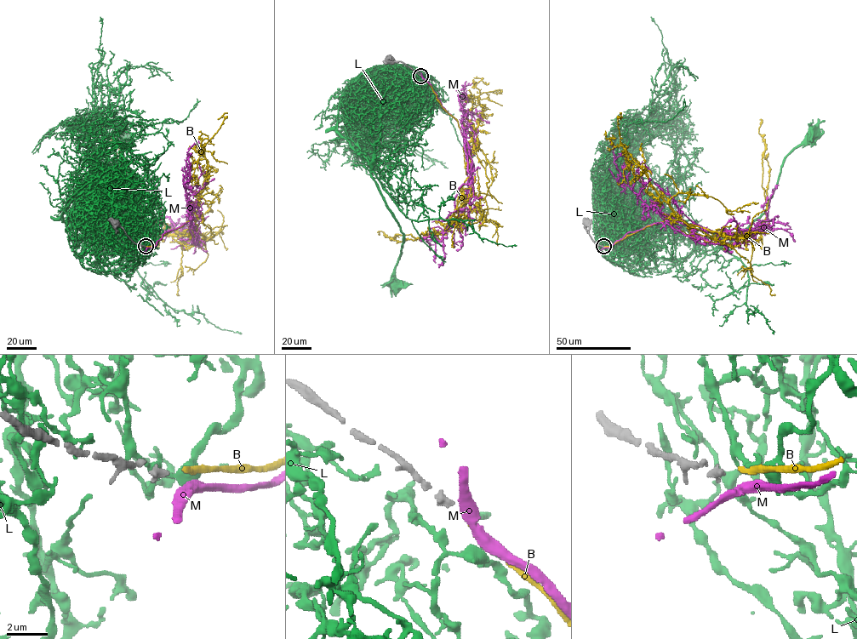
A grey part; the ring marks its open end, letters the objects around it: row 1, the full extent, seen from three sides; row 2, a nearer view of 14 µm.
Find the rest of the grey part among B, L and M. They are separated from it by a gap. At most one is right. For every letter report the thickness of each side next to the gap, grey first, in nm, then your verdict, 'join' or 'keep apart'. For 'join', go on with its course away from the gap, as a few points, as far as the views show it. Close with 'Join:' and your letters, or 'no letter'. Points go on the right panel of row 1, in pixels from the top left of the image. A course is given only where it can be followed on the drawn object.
B: 360/240 nm | join | via (604, 246), (673, 214), (713, 235), (757, 231), (766, 219), (767, 203), (760, 119)
L: 360/320 nm | keep apart
M: 360/440 nm | keep apart
Join: B

